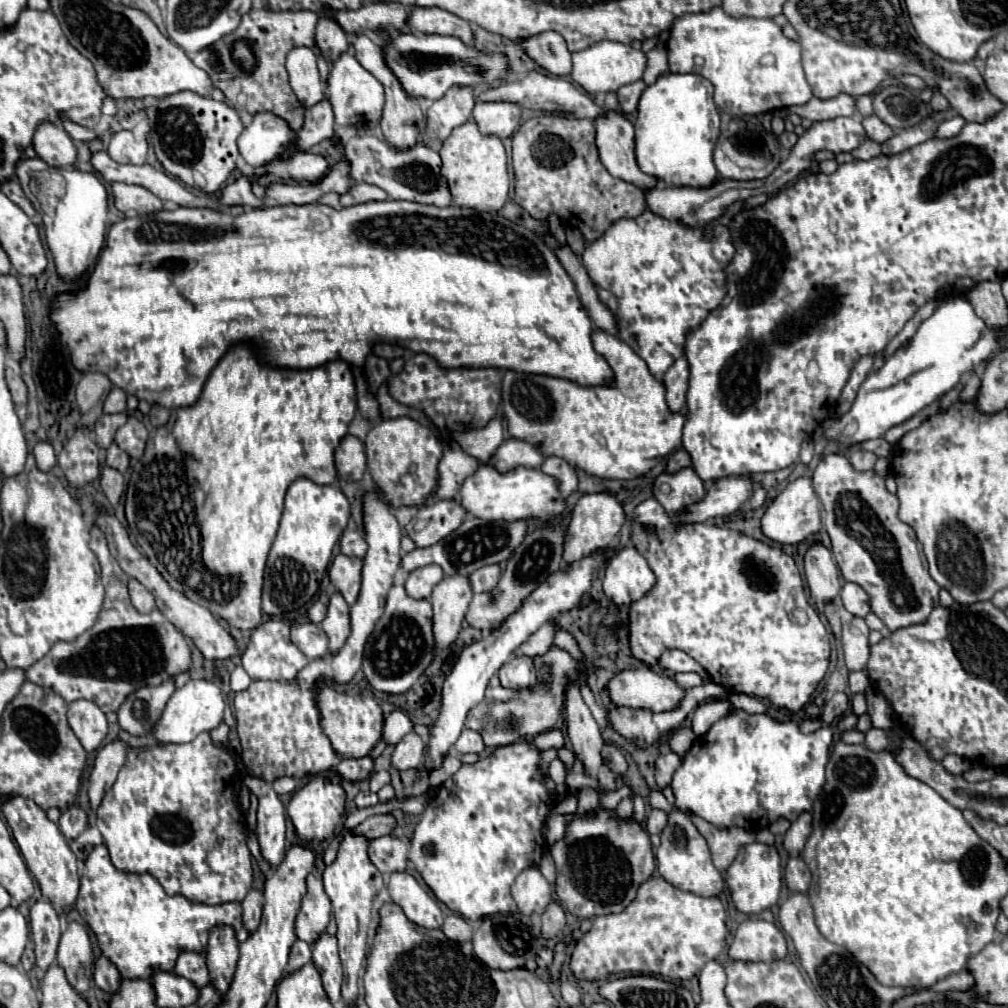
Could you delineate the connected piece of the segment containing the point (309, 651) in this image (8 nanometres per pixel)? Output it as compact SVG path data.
M293 624L291 628L291 640L299 646L299 650L309 658L309 660L315 660L315 658L321 658L329 652L327 648L327 638L325 638L325 632L321 630L321 626L317 624Z

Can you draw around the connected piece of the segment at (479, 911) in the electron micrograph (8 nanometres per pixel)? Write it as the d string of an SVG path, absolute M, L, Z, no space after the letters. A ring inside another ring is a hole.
M515 742L495 748L487 758L475 764L463 764L463 768L451 778L451 786L443 786L439 790L439 796L435 796L415 826L409 860L415 864L433 894L449 910L461 914L463 918L475 922L483 916L509 914L517 910L509 888L519 872L539 864L547 846L543 838L543 824L549 814L547 802L553 802L553 796L543 784L539 766L541 750L537 750L531 742Z

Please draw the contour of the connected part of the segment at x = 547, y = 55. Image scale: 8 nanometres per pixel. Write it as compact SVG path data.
M541 32L521 44L527 54L549 74L567 76L571 72L571 52L567 52L567 44L561 34Z

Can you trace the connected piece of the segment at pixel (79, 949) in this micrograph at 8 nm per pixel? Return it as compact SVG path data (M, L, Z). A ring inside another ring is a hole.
M71 922L61 936L59 950L57 950L57 964L65 970L69 984L79 992L85 994L89 990L89 982L93 976L93 948L87 930Z

